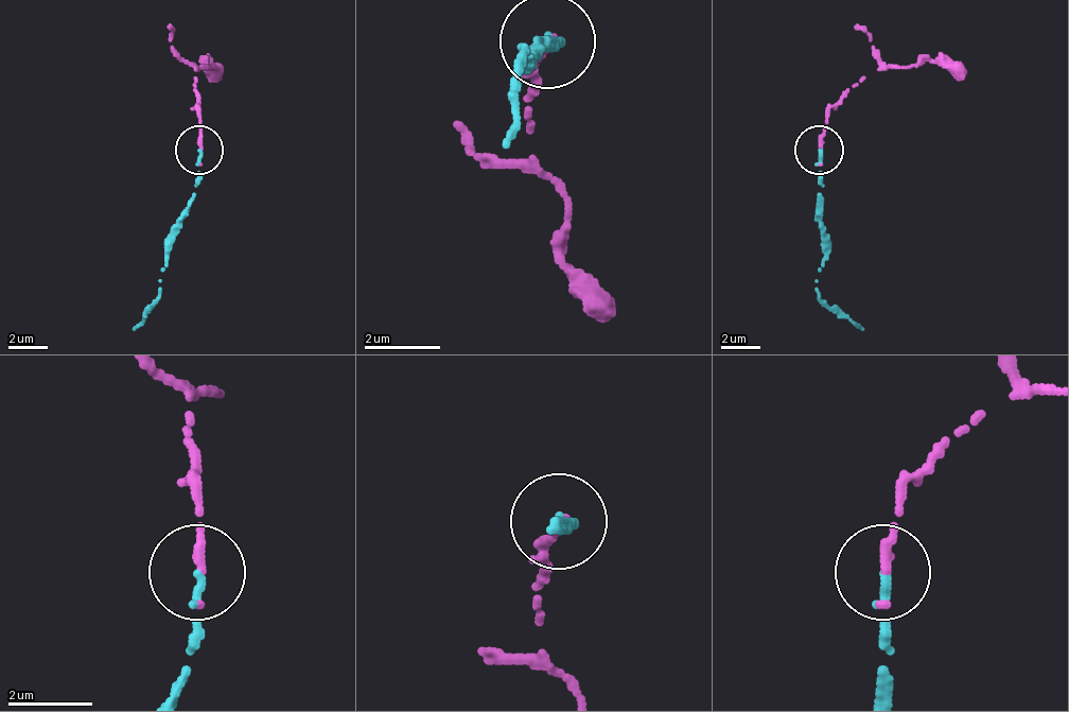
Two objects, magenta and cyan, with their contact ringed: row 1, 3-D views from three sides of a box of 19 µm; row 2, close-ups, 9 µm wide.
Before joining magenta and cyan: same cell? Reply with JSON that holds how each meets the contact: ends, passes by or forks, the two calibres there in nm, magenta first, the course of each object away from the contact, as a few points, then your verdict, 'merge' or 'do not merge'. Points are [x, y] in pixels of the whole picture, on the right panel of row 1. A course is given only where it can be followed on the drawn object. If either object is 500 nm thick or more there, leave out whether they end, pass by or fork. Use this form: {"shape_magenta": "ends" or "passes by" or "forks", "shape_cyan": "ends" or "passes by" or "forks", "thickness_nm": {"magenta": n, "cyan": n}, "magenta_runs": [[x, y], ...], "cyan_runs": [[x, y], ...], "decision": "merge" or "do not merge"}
{"shape_magenta": "ends", "shape_cyan": "ends", "thickness_nm": {"magenta": 280, "cyan": 200}, "magenta_runs": [[821, 149], [825, 115], [863, 75], [940, 56], [967, 71]], "cyan_runs": [[820, 149], [824, 187], [818, 294], [862, 328]], "decision": "merge"}

